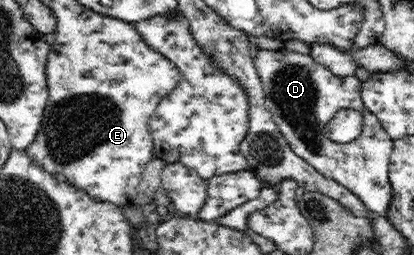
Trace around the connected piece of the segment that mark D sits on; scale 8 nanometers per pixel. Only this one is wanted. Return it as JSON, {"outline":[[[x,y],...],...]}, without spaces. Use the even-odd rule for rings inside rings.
{"outline":[[[285,48],[259,49],[254,65],[264,90],[265,106],[291,150],[323,176],[348,188],[371,212],[387,218],[393,196],[388,177],[393,139],[383,130],[377,117],[364,107],[359,79],[355,75],[341,78],[315,62],[311,55]],[[341,109],[361,111],[363,117],[360,136],[345,144],[332,141],[326,132],[326,124]]]}

